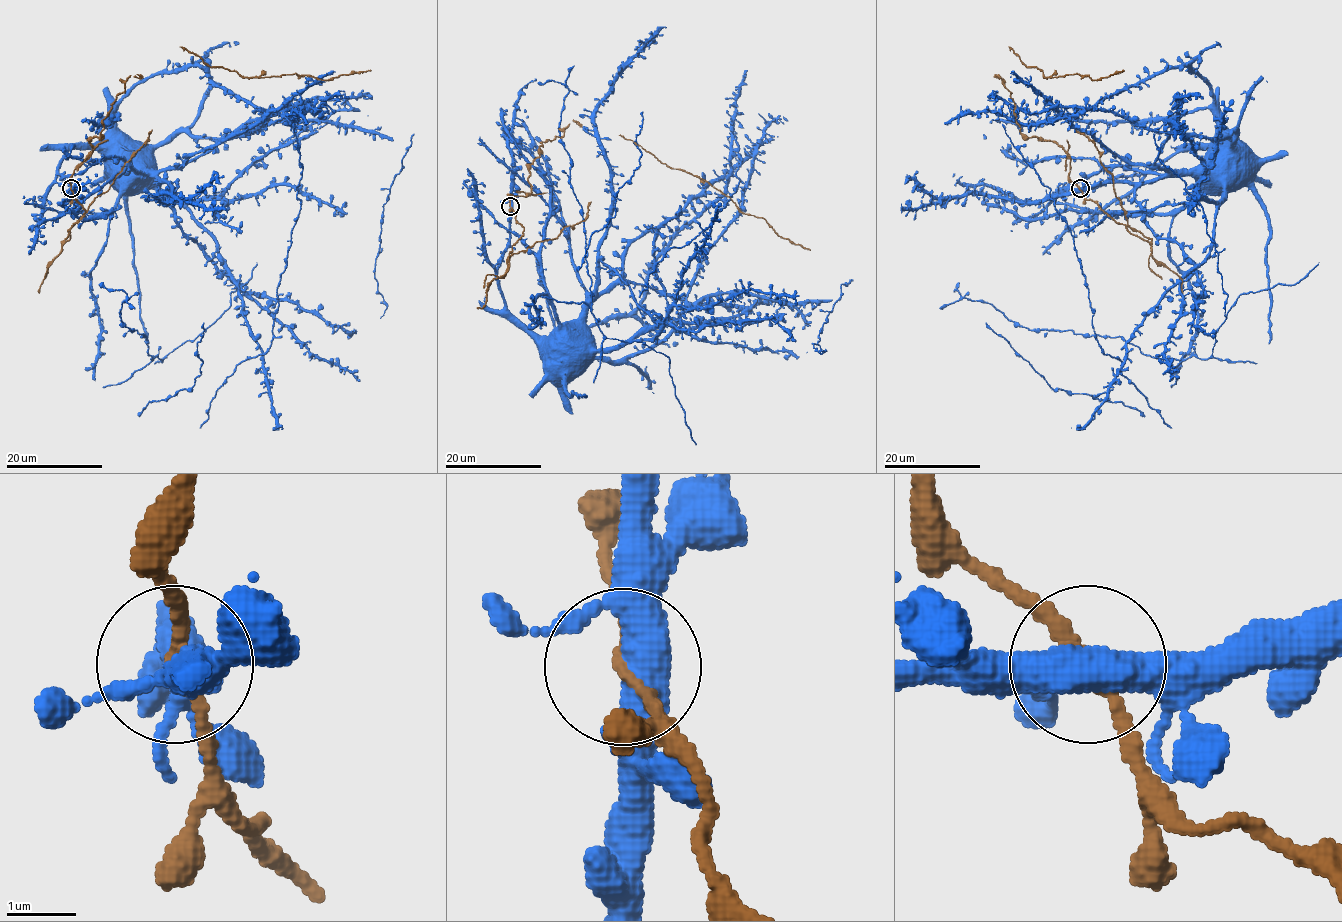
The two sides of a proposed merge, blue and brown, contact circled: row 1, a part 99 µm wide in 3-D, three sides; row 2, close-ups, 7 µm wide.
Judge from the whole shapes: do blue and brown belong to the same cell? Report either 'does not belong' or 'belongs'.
does not belong

